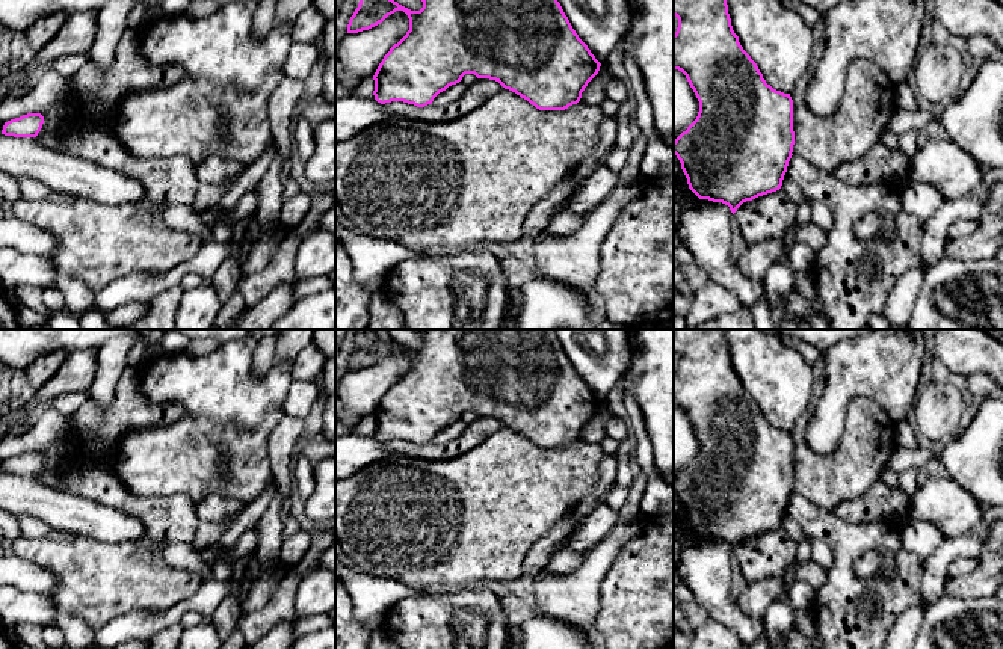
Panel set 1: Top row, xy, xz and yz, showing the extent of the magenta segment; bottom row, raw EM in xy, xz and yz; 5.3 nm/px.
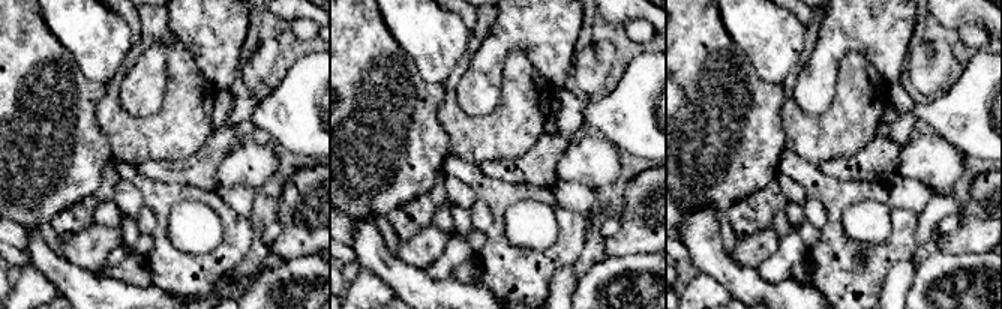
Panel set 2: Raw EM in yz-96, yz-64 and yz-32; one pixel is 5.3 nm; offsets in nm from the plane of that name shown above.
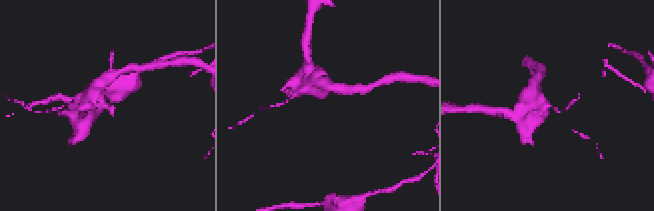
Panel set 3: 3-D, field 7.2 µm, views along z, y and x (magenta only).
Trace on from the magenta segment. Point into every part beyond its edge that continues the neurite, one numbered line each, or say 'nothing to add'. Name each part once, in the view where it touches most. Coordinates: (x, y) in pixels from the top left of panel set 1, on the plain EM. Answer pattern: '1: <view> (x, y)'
nothing to add

